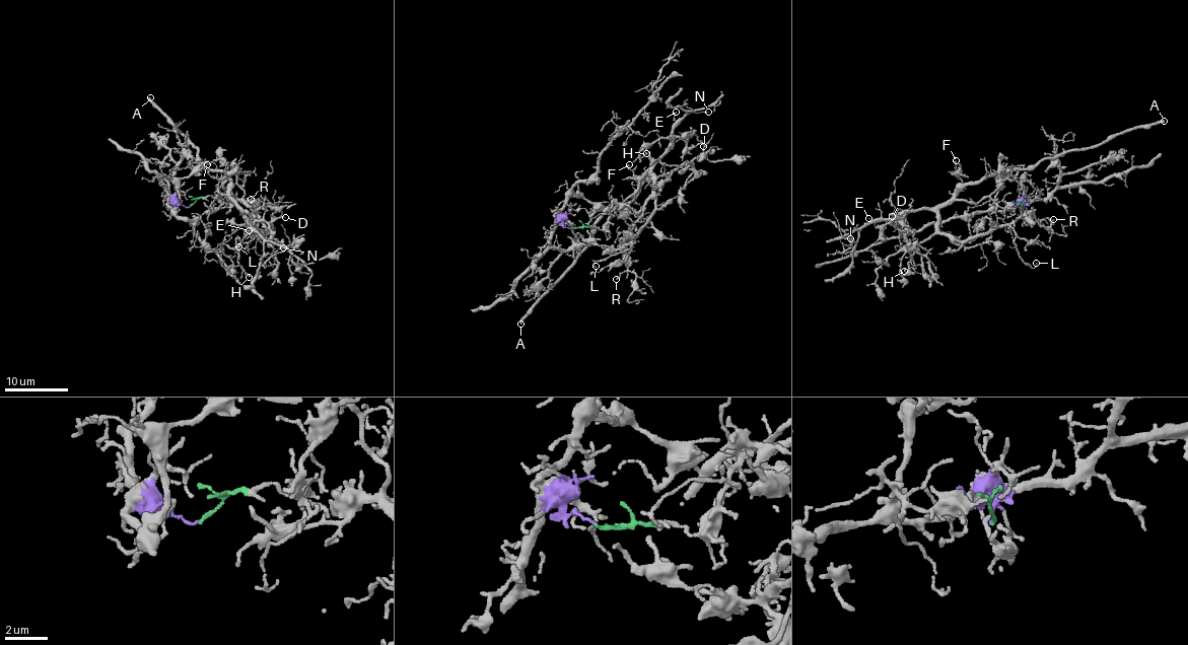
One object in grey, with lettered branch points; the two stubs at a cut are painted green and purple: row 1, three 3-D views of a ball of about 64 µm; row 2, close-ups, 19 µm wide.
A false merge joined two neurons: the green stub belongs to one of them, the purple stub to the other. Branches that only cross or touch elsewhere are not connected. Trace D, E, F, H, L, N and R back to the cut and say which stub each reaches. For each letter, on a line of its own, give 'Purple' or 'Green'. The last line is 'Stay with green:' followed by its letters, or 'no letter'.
D: Green
E: Green
F: Green
H: Green
L: Green
N: Green
R: Green
Stay with green: D, E, F, H, L, N, R

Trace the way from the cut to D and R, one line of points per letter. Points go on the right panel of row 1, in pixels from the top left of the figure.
D: (1023, 211), (989, 198), (892, 215)
R: (1023, 211), (991, 198), (1002, 180), (1021, 180), (1023, 207), (1034, 221), (1054, 220)

